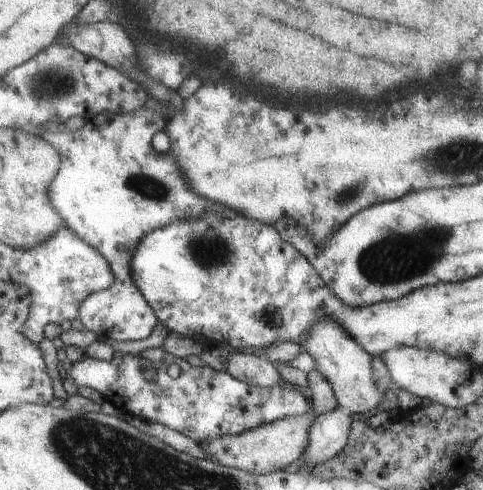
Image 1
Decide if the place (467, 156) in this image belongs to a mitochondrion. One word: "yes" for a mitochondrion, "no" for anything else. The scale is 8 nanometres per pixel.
yes

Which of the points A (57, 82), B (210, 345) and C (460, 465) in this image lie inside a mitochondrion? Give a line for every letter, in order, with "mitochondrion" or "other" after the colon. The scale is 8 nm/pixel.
A: mitochondrion
B: other
C: other

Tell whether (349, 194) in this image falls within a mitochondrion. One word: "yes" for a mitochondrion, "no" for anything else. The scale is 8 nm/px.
yes

